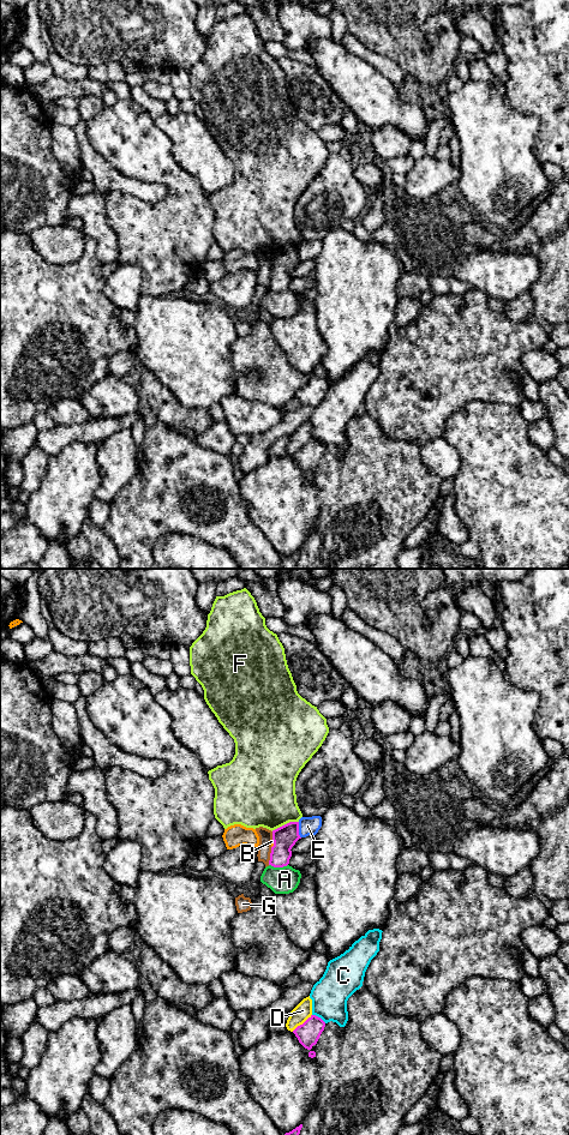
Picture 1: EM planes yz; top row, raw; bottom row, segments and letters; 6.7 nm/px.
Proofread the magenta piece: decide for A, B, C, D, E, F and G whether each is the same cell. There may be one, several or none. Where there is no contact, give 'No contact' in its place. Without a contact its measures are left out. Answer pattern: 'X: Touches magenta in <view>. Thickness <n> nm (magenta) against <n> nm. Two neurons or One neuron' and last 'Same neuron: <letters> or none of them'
A: Touches magenta in yz. Thickness 160 nm (magenta) against 180 nm. Two neurons
B: Touches magenta in yz. Thickness 160 nm (magenta) against 20 nm. Two neurons
C: Touches magenta in yz. Thickness 150 nm (magenta) against 240 nm. Two neurons
D: Touches magenta in yz. Thickness 150 nm (magenta) against 110 nm. Two neurons
E: Touches magenta in yz. Thickness 160 nm (magenta) against 130 nm. Two neurons
F: Touches magenta in yz. Thickness 160 nm (magenta) against 440 nm. Two neurons
G: Touches magenta in yz. Thickness 160 nm (magenta) against 100 nm. Two neurons
Same neuron: none of them

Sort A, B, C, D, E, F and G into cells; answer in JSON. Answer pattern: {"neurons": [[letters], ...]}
{"neurons": [["A"], ["B"], ["C"], ["D"], ["E"], ["F"], ["G"]]}

